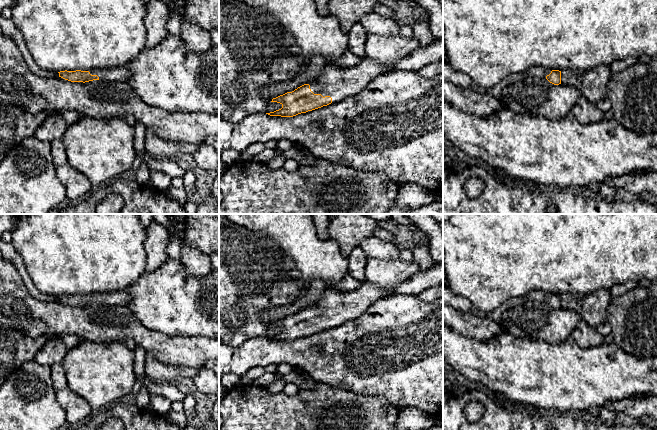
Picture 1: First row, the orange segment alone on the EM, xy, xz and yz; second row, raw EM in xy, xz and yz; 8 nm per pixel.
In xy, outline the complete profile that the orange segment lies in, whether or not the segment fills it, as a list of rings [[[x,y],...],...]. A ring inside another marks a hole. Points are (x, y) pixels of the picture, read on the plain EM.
[[[118,290],[111,292],[97,292],[89,295],[60,295],[59,301],[71,305],[71,306],[89,306],[93,304],[102,305],[118,305],[126,304],[131,299],[131,295],[128,290]]]

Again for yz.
[[[532,290],[526,294],[526,299],[530,301],[546,302],[554,309],[561,308],[561,295]]]

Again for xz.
[[[438,263],[426,271],[418,271],[388,292],[368,281],[350,291],[326,289],[315,307],[304,308],[292,316],[273,322],[271,326],[280,327],[282,332],[266,338],[293,341],[306,337],[360,316],[377,300],[387,296],[397,294],[418,296],[424,290],[441,284],[443,284],[443,264]]]

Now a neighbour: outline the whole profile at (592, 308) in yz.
[[[600,289],[588,295],[564,293],[561,308],[574,311],[593,328],[606,322],[608,306],[612,297],[609,290]]]

